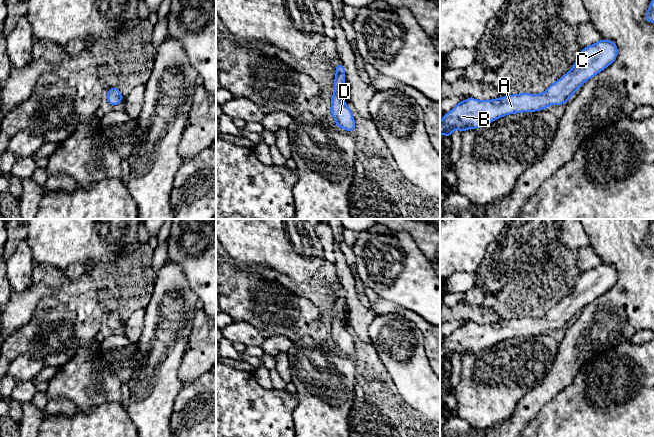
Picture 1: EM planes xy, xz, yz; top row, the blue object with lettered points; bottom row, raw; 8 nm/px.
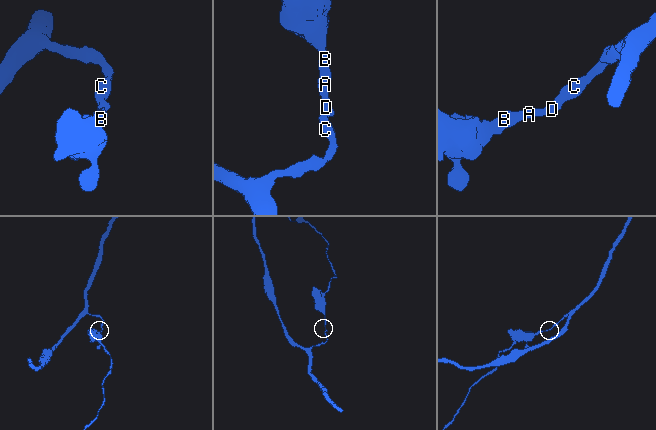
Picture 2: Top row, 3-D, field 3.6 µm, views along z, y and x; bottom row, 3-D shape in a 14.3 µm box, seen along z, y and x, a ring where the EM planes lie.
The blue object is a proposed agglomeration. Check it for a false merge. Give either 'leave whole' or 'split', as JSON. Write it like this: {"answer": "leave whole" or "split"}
{"answer": "leave whole"}

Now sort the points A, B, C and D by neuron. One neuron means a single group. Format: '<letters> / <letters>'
A B C D

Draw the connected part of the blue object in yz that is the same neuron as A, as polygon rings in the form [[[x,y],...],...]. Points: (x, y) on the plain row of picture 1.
[[[601,263],[597,267],[583,272],[576,281],[572,293],[552,307],[543,317],[512,318],[491,324],[477,324],[469,321],[460,325],[450,336],[444,337],[440,346],[440,358],[451,361],[455,353],[464,357],[467,353],[485,352],[489,347],[509,338],[546,334],[549,329],[564,329],[586,305],[611,289],[616,284],[617,279],[618,271],[615,266]]]

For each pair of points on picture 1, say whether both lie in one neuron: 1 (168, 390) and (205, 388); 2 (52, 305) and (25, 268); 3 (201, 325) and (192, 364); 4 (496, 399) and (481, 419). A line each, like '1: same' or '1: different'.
1: different
2: different
3: same
4: same

